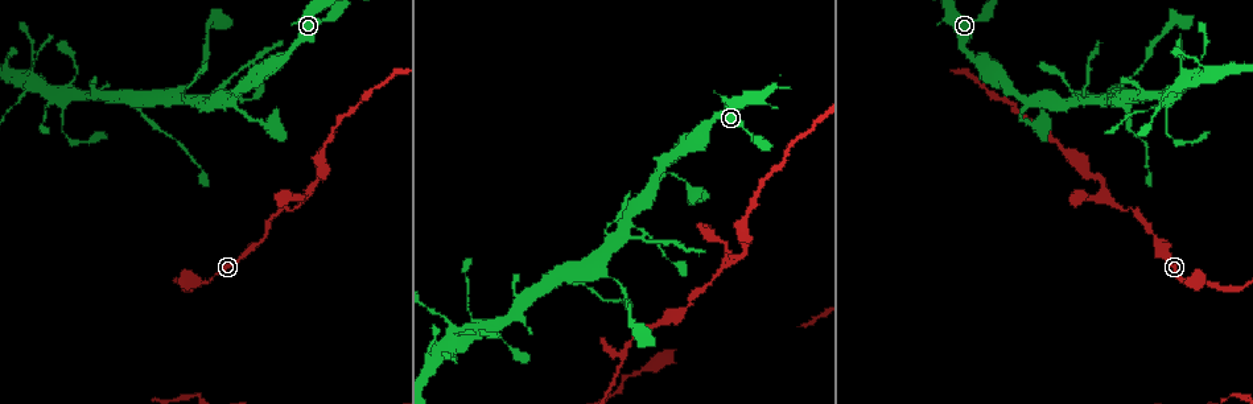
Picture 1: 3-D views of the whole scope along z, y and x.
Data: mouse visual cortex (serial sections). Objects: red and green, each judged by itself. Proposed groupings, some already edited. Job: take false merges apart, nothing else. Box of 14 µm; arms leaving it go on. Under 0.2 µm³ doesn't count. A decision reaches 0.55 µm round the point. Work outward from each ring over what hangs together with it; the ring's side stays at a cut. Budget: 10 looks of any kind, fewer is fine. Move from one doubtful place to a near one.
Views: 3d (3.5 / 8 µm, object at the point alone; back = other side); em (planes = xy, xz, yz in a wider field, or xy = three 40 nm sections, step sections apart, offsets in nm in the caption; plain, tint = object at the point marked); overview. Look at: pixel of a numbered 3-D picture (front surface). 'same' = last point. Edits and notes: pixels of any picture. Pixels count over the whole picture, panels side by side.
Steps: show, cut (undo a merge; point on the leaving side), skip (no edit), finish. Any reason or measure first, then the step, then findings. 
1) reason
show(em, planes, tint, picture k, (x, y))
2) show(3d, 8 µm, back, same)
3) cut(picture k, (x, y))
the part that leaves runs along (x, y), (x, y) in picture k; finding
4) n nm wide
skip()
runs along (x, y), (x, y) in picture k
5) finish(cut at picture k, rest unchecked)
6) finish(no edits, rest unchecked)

show(em, xy, step 2, tint, picture 1, (1089, 175))

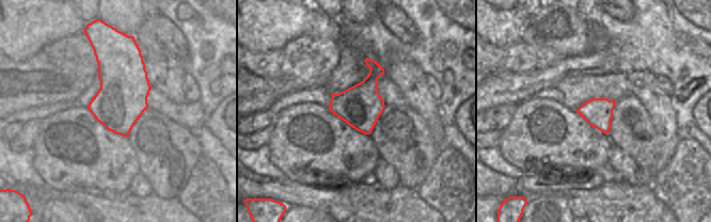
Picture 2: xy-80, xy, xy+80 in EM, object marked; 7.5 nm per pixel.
see where the arms go
show(3d, 3.5 µm, same)

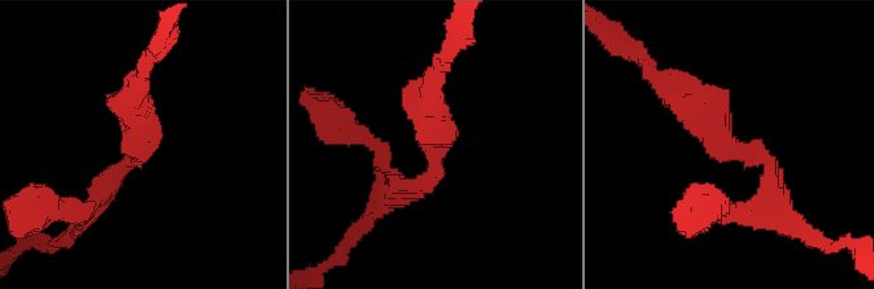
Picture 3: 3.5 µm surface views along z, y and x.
skip()
runs along (775, 193), (769, 160), (667, 83) in picture 3; all the same cell

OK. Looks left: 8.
sudden change in width
show(3d, 3.5 µm, picture 1, (201, 282))

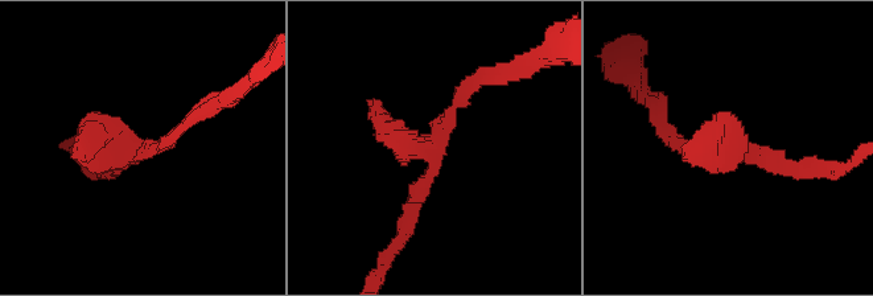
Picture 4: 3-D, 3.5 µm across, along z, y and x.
now the EM
show(em, xy, step 1, tint, picture 4, (439, 139))

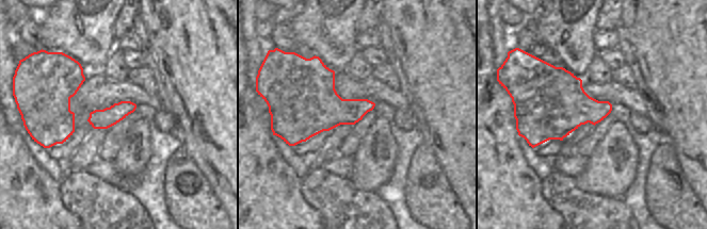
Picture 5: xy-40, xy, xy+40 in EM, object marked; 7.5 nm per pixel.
skip()
runs along (192, 118), (159, 149), (78, 153) in picture 4; continuous, no second cell

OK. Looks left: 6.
sudden change in width
show(3d, 3.5 µm, picture 1, (613, 279))

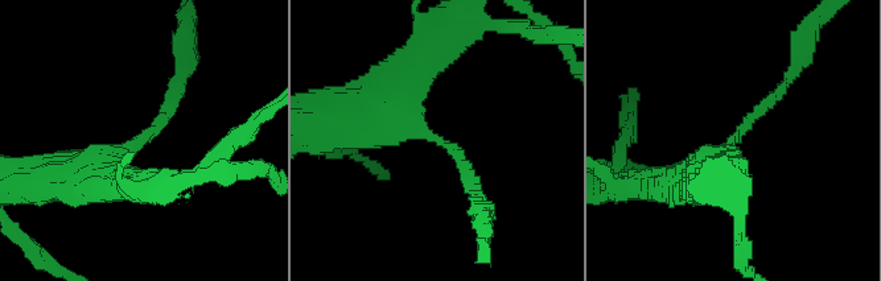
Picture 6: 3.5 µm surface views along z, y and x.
arms of 150, 500 nm
show(em, xy, step 3, tint, picture 6, (142, 142))

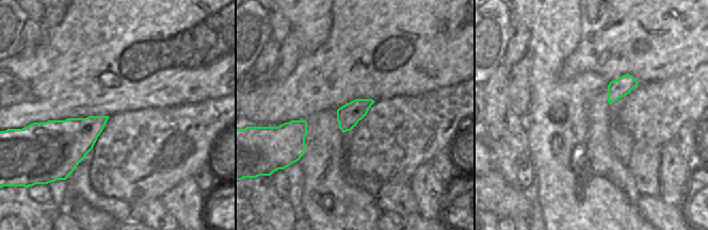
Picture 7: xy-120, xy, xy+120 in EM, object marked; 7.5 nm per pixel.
skip()
runs along (683, 181), (707, 168), (785, 79) in picture 6; one cell here

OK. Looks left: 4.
sudden change in width
show(3d, 3.5 µm, picture 1, (447, 322))

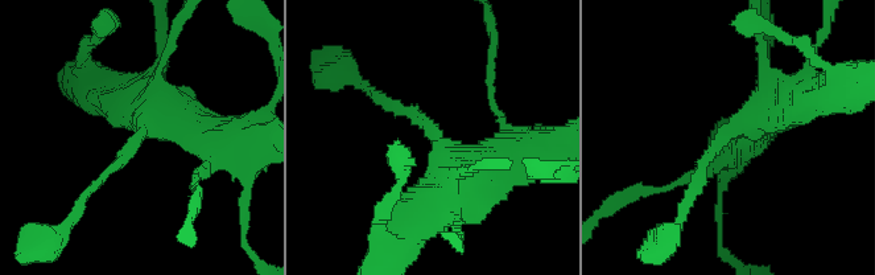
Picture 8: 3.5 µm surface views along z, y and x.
arms of 150, 350 nm; need the tissue
show(em, xy, step 2, tint, picture 8, (718, 144))

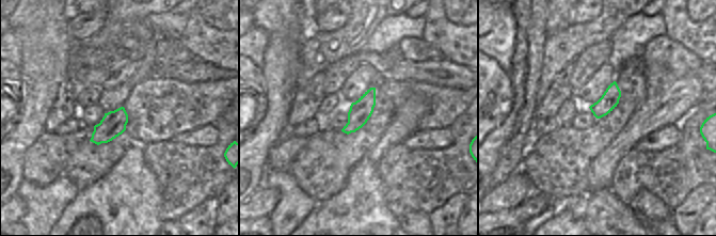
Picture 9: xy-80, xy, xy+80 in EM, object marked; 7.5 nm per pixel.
skip()
all the same cell

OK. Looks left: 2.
finish(no edits, rest unchecked)

